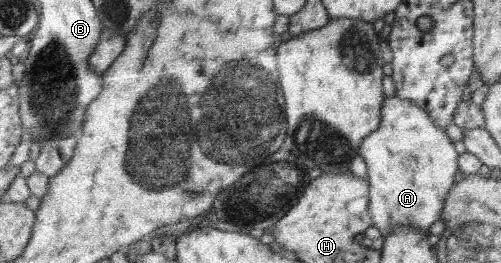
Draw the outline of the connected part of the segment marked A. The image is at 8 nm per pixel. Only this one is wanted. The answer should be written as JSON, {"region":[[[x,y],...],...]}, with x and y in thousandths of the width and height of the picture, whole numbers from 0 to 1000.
{"region":[[[788,365],[764,369],[758,403],[758,460],[752,487],[727,517],[715,555],[715,586],[733,631],[733,700],[737,700],[735,802],[743,859],[756,871],[762,897],[794,859],[818,859],[836,871],[838,886],[858,897],[856,859],[878,837],[888,749],[904,700],[904,662],[914,643],[912,582],[888,498],[868,479],[846,418],[826,388]]]}

